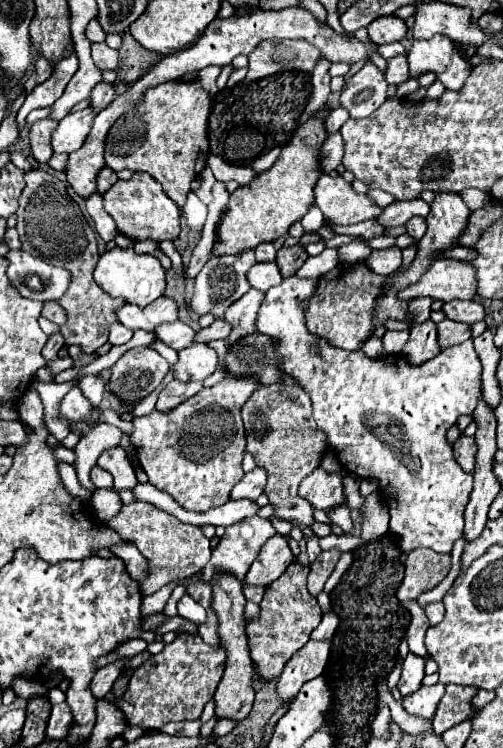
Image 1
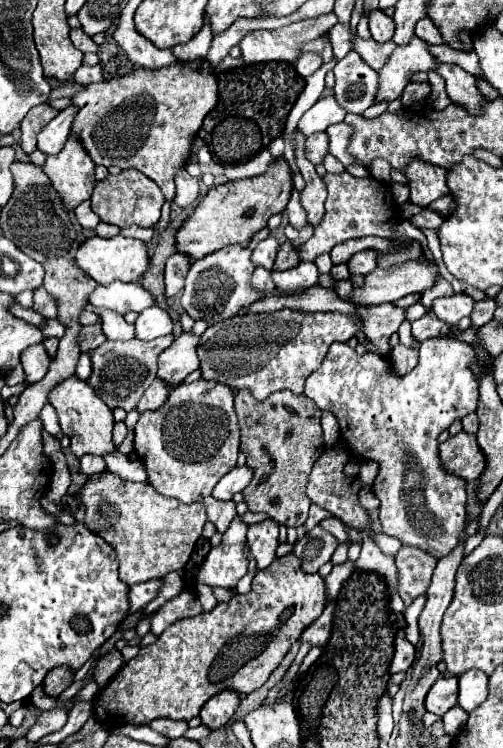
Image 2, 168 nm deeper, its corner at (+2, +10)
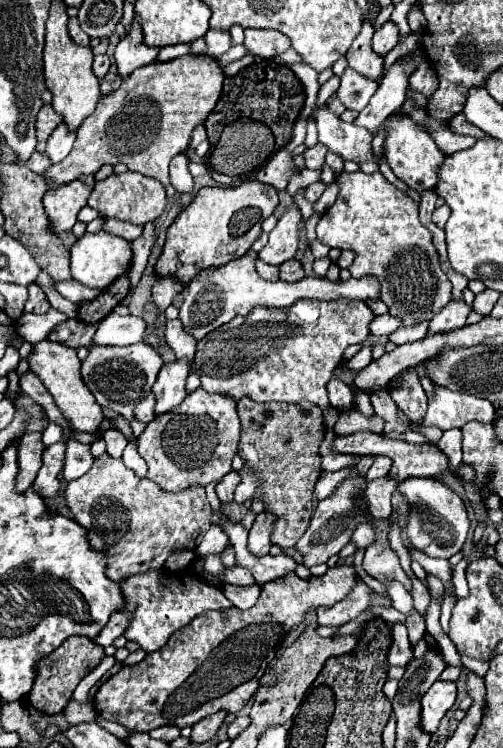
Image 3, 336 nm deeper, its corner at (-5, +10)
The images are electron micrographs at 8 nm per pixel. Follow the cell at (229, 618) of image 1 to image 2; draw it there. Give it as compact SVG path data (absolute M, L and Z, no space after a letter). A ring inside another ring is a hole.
M220 692L216 696L212 696L204 706L202 706L202 712L200 712L200 720L206 728L210 730L218 730L222 726L228 724L228 720L232 718L234 710L238 708L240 704L240 696L236 692Z

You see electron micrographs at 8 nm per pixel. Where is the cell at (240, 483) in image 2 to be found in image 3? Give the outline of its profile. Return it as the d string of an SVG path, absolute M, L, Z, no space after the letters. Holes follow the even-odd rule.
M229 472L217 486L215 486L215 492L217 492L217 496L219 496L219 500L223 502L223 504L227 504L227 502L233 502L233 492L235 492L235 488L239 486L239 482L241 482L241 476L239 476L239 472Z

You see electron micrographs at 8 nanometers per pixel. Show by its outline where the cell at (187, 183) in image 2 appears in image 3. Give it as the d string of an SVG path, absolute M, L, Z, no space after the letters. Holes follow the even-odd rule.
M177 154L171 160L171 184L179 194L187 194L193 190L195 178L189 172L189 156L187 154Z

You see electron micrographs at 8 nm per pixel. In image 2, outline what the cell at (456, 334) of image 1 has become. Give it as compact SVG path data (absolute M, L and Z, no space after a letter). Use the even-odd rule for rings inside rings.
M428 312L428 314L424 314L422 318L418 318L418 320L412 322L412 336L414 336L414 340L418 340L418 342L424 342L424 340L428 340L428 338L436 338L436 336L444 336L444 334L448 334L450 330L452 330L452 328L450 328L448 324L440 322L434 312Z

